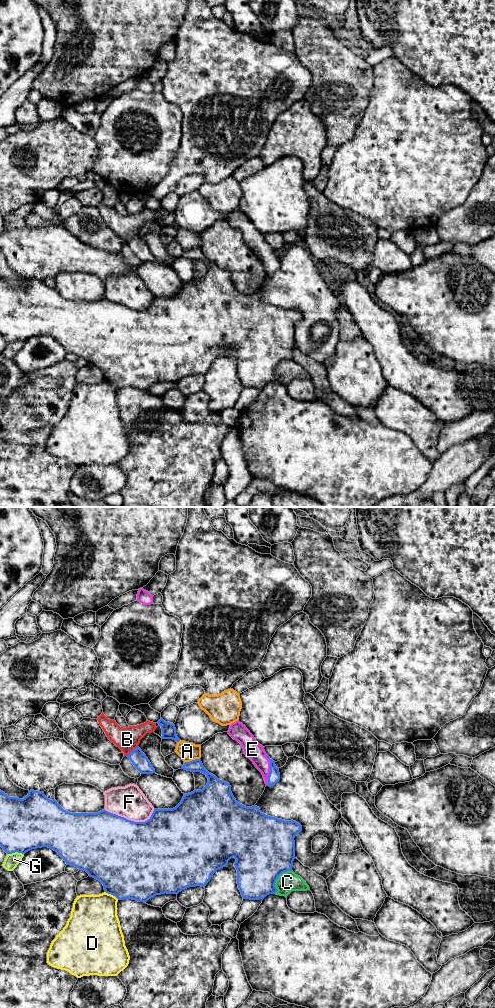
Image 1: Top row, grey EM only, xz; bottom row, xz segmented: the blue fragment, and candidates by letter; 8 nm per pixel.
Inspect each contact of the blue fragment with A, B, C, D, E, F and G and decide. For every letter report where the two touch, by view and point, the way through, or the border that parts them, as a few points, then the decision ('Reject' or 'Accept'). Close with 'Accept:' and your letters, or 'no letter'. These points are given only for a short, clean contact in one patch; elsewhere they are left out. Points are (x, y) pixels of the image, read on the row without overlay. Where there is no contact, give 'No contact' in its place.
A: Touches blue at xz (192, 248). Reject
B: Touches blue at xz (132, 239). Reject
C: Touches blue at xz (277, 366). Reject
D: Touches blue at xz (112, 382). Reject
E: Touches blue at xz (270, 258). Path across: xz (274, 264), (270, 258), (252, 237). Accept
F: Touches blue at xz (130, 308). Reject
G: Touches blue at xz (15, 339). Reject
Accept: E

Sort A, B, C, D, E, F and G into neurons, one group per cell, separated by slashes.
A / B / C / D / E / F / G

